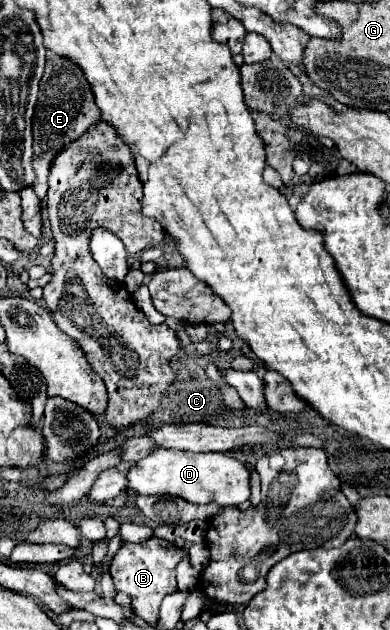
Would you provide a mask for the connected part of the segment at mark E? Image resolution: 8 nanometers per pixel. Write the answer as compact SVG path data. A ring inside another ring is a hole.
M48 50L48 62L46 62L44 76L40 80L40 94L38 94L36 114L34 114L34 172L36 172L36 180L32 182L32 188L36 190L40 200L48 192L48 172L52 168L52 160L56 158L56 152L62 152L62 148L66 144L78 140L82 134L88 132L90 126L94 126L98 122L100 122L100 110L94 102L88 82L84 80L84 72L74 62Z

